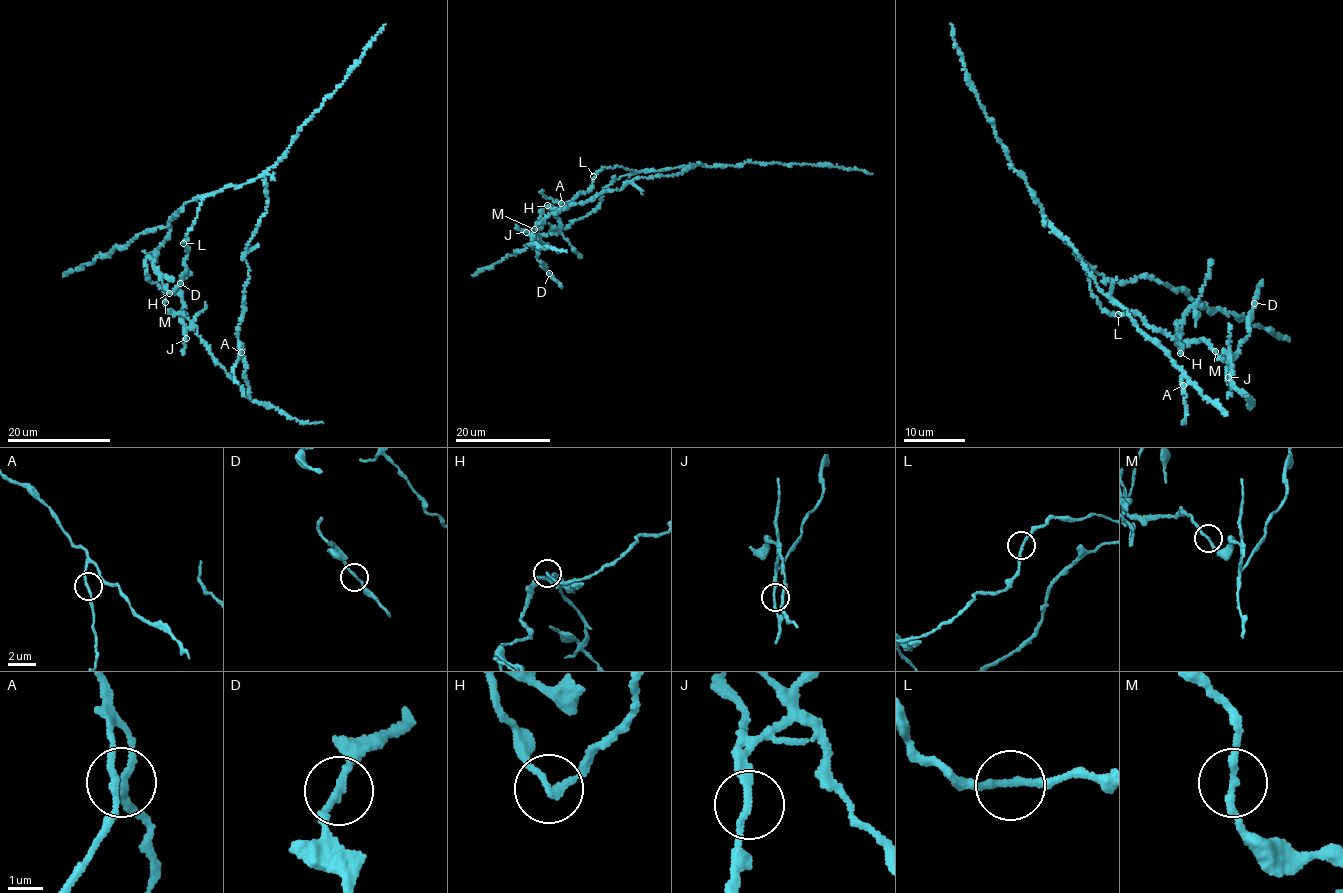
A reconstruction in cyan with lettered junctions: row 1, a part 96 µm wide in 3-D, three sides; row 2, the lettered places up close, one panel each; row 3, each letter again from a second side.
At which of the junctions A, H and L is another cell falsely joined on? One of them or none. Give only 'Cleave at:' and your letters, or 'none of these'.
Cleave at: H

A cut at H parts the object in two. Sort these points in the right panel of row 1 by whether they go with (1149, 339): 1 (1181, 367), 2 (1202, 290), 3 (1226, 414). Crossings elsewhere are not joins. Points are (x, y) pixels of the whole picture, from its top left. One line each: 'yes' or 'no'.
1: yes
2: no
3: yes

